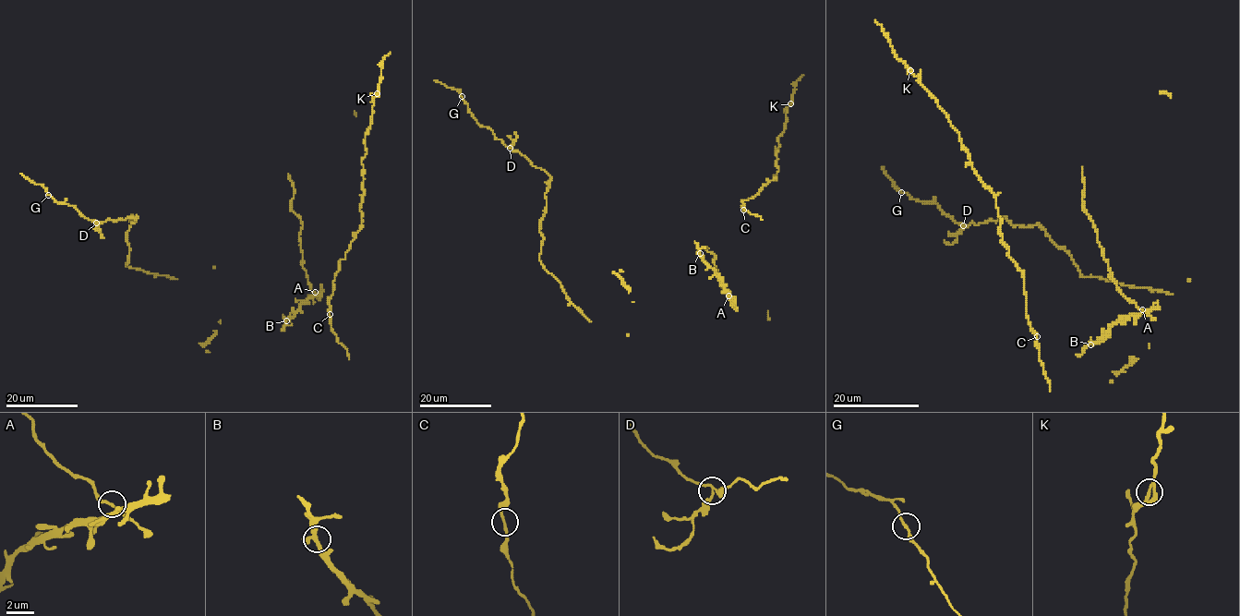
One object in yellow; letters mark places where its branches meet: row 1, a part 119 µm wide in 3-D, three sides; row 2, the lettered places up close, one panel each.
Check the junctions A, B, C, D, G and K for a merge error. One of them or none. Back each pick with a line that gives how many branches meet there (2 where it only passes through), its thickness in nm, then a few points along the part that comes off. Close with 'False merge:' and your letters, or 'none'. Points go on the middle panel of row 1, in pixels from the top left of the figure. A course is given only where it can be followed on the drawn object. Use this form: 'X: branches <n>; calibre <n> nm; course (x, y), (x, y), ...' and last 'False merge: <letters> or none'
D: branches 3; calibre 180 nm; course (510, 148), (515, 139), (514, 132)
False merge: D

